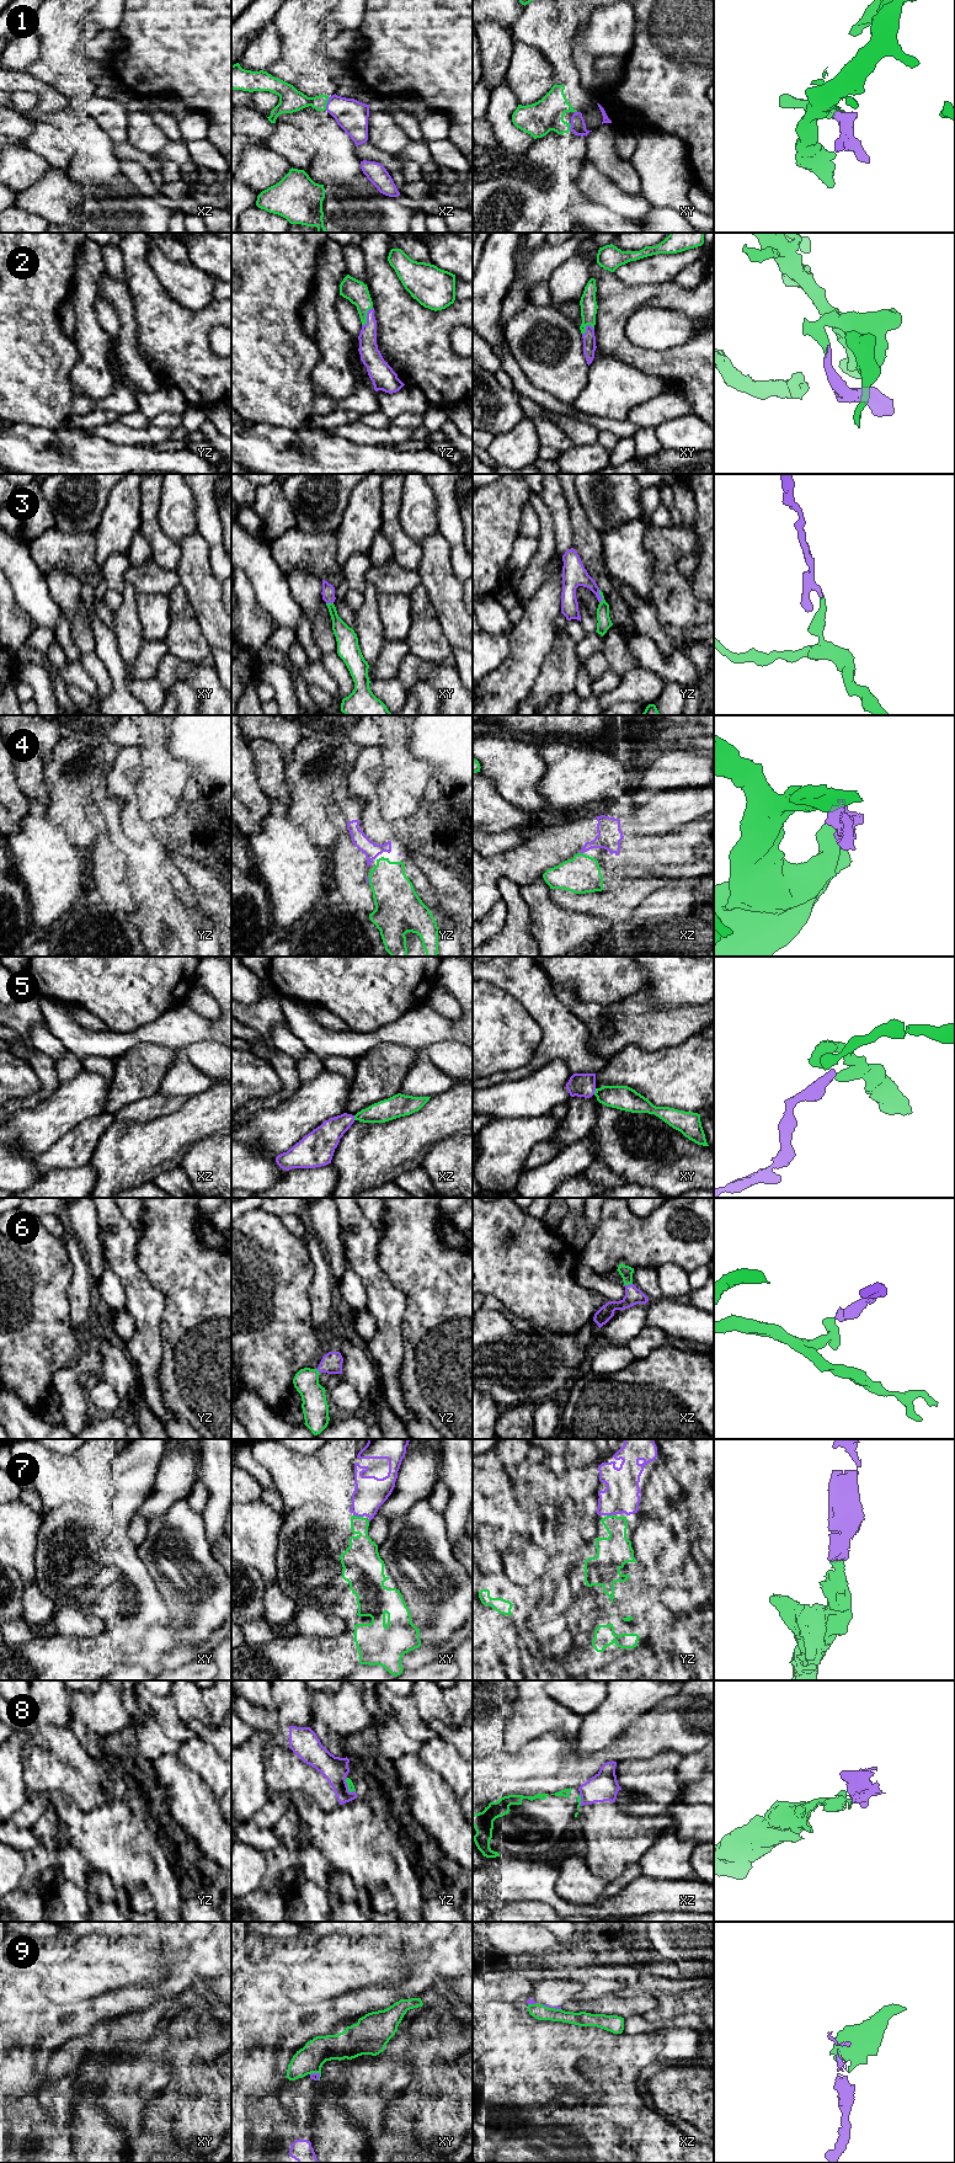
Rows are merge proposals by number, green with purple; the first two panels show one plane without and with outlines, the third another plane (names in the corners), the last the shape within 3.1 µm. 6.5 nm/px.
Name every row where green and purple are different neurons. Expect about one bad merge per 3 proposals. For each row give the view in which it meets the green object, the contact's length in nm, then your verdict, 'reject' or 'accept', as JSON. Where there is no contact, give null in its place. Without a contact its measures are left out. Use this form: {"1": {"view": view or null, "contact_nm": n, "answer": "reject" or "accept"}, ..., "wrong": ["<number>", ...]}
{"1": {"view": "xz", "contact_nm": 80, "answer": "accept"}, "2": {"view": "yz", "contact_nm": 140, "answer": "accept"}, "3": {"view": "yz", "contact_nm": 90, "answer": "accept"}, "4": {"view": "xz", "contact_nm": 30, "answer": "accept"}, "5": {"view": "xy", "contact_nm": 40, "answer": "reject"}, "6": {"view": "xz", "contact_nm": 60, "answer": "accept"}, "7": {"view": "xy", "contact_nm": 70, "answer": "accept"}, "8": {"view": "yz", "contact_nm": 110, "answer": "reject"}, "9": {"view": "xz", "contact_nm": 130, "answer": "reject"}, "wrong": ["5", "8", "9"]}

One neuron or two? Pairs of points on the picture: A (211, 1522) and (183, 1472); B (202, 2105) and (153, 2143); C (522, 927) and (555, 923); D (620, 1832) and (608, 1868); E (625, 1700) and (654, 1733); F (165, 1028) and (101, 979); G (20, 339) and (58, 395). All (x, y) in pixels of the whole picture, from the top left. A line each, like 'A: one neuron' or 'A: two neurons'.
A: two neurons
B: two neurons
C: two neurons
D: one neuron
E: two neurons
F: two neurons
G: one neuron

